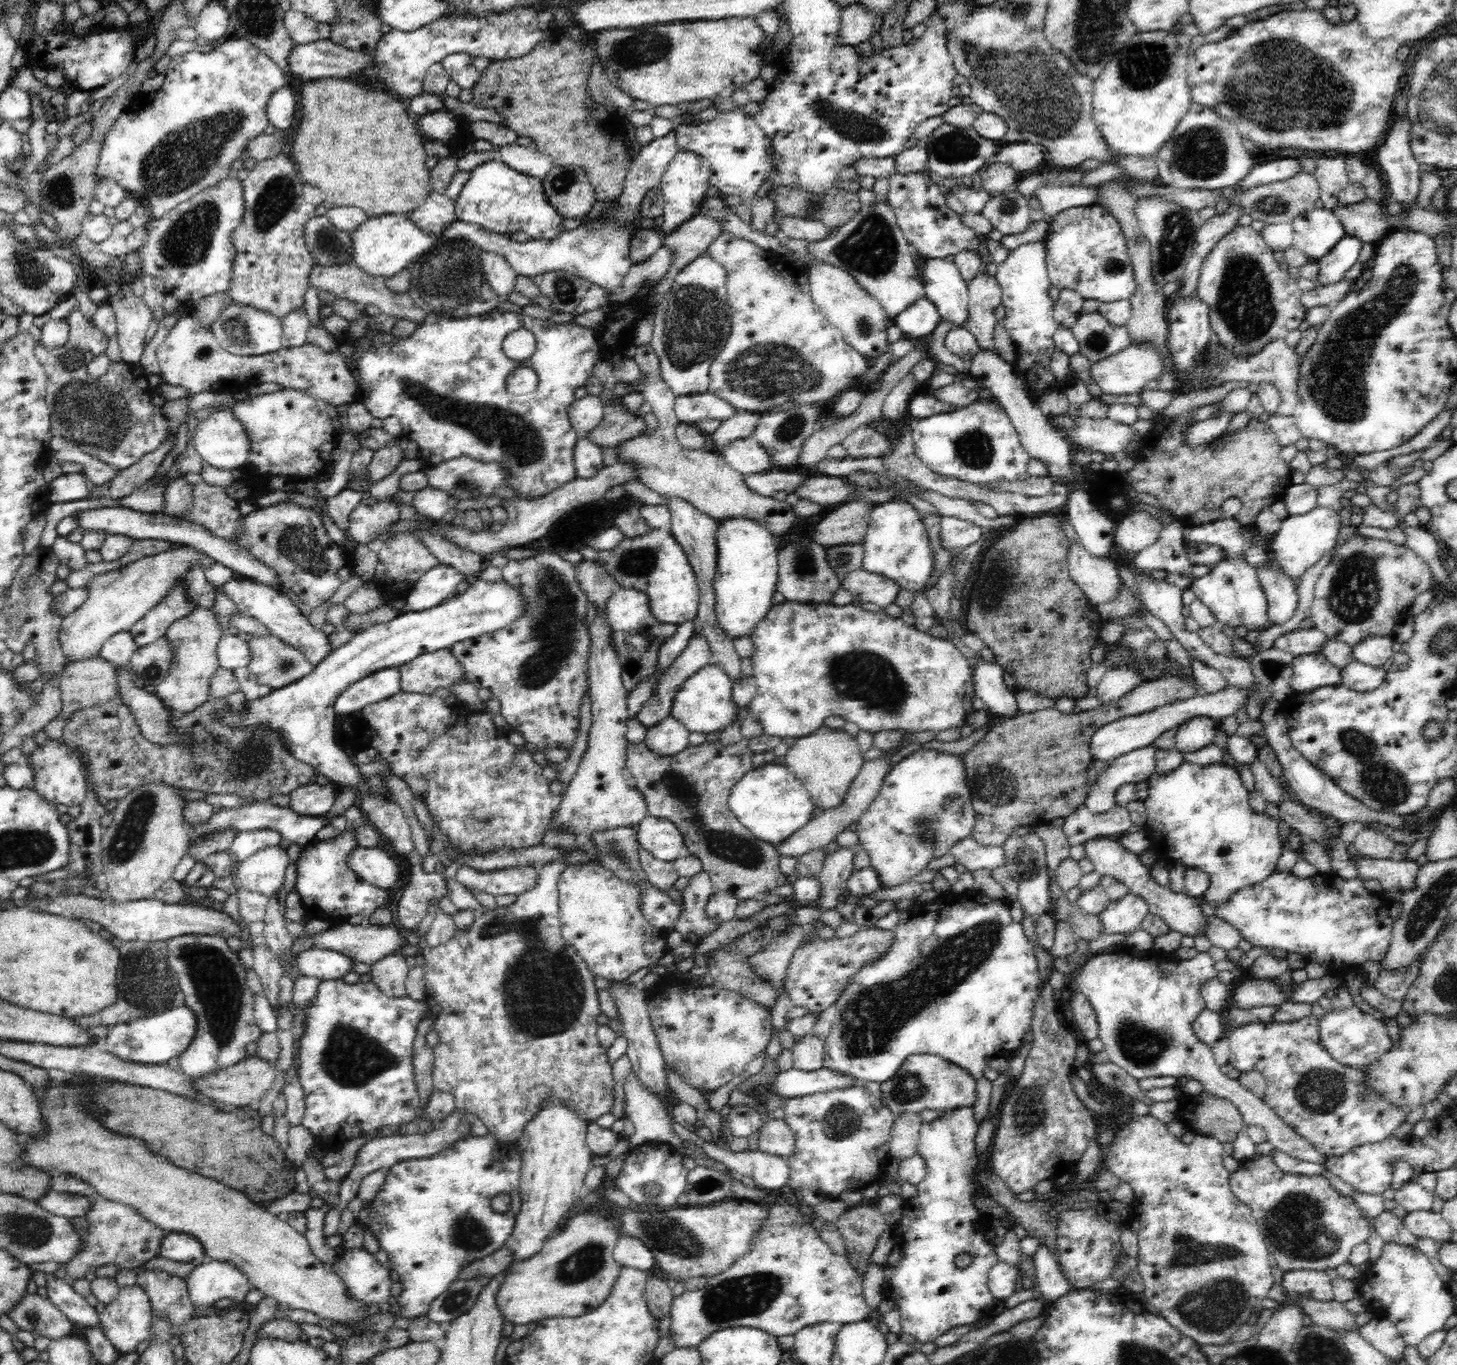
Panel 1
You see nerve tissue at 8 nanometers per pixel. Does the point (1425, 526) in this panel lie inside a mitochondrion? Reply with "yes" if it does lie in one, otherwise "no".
no

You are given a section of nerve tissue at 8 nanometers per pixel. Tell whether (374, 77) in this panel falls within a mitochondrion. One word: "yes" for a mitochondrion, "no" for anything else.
yes

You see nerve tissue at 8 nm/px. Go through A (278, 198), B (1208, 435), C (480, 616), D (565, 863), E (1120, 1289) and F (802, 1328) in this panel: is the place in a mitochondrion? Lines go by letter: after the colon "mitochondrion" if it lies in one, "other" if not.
A: mitochondrion
B: other
C: other
D: other
E: other
F: other

